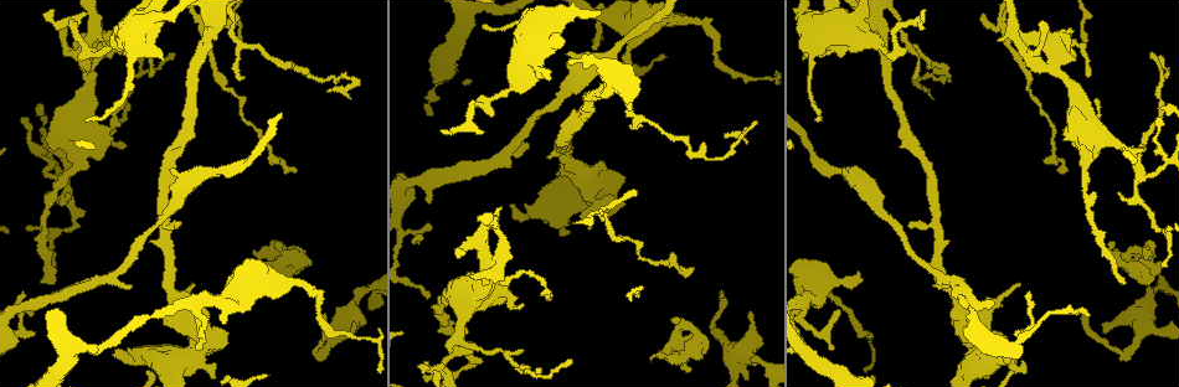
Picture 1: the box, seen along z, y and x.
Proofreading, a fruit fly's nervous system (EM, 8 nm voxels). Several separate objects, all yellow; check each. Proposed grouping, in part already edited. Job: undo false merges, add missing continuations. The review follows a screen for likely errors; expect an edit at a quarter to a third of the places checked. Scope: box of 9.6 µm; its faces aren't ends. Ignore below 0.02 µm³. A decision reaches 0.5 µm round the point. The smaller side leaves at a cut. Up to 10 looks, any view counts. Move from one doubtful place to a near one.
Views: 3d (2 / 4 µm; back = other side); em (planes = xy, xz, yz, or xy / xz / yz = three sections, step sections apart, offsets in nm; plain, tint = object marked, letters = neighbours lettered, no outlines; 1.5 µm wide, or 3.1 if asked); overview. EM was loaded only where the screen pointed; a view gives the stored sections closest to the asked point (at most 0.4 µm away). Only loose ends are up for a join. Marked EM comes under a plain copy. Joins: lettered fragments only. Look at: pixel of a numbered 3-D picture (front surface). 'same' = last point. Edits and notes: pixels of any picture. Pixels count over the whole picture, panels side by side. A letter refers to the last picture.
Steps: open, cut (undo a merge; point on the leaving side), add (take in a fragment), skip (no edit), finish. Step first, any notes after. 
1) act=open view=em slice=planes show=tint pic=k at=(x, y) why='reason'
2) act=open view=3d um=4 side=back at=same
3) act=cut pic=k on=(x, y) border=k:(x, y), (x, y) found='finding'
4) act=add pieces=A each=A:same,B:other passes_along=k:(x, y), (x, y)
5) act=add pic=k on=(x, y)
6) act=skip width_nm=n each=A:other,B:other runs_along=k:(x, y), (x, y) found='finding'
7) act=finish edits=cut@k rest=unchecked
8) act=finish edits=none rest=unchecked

act=open view=em slice=yz step=4 show=tint pic=1 at=(838, 309) why='an open end'

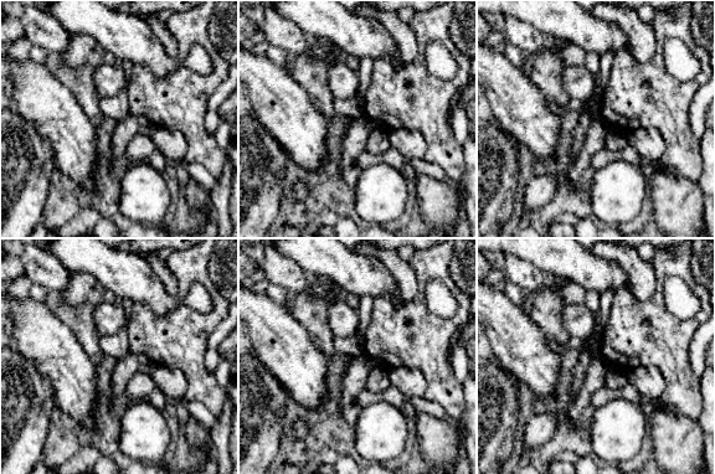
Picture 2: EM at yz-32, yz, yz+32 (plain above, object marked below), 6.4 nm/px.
act=open view=em slice=planes show=letters at=same

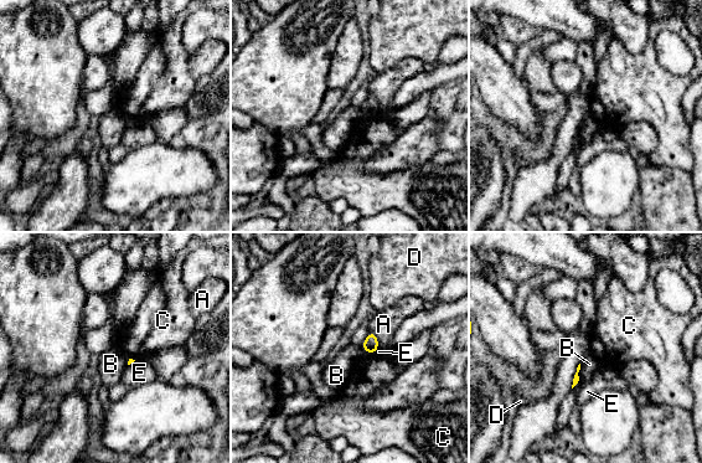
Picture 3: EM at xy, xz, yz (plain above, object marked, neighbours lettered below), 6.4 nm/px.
act=skip each=A:other,B:other,C:other,D:other,E:other found='no lettered fragment goes on from it'

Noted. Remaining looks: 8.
act=open view=3d um=2 pic=1 at=(719, 337) why='abrupt turn'

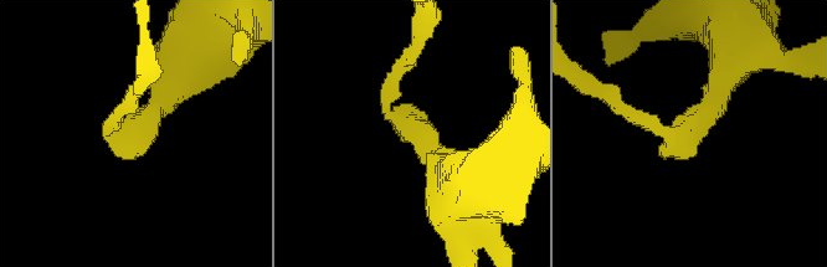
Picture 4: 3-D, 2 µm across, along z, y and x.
act=open view=em slice=xz step=8 show=tint pic=4 at=(683, 138) why='need the tissue'

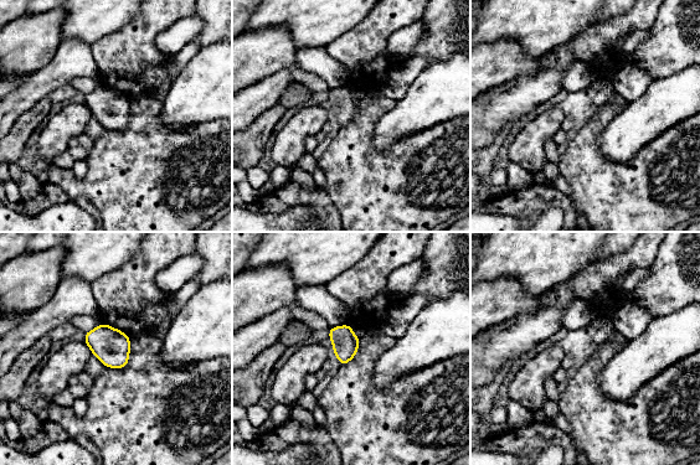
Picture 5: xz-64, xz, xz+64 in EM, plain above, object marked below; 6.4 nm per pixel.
act=open view=em slice=planes show=letters at=same

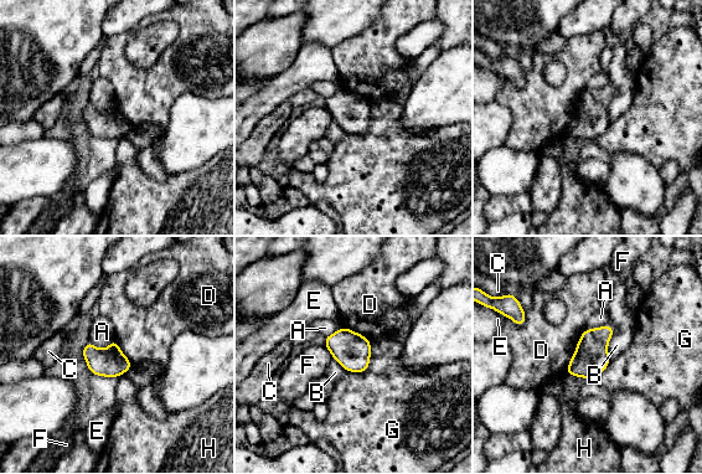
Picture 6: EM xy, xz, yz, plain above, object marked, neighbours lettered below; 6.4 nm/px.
act=skip each=A:other,B:other,C:other,D:other,E:other,F:other,G:other,H:other border=6:(608, 324), (613, 328), (609, 359) found='all the same neuron'

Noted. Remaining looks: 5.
act=open view=em slice=planes show=letters pic=1 at=(522, 306) why='thin end'

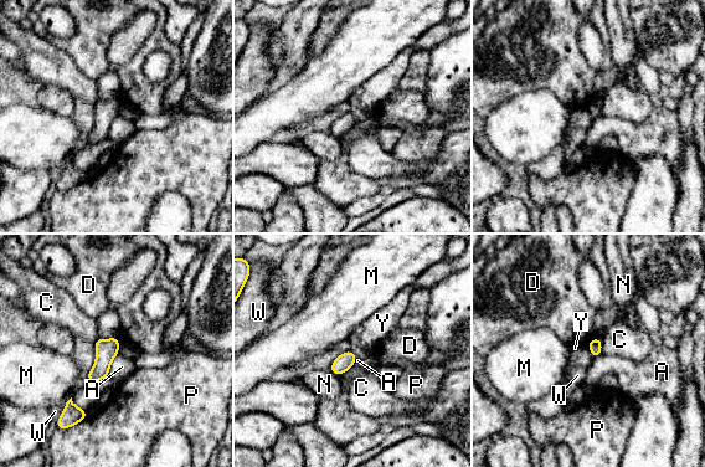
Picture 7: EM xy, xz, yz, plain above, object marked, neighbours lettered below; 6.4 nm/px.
act=skip each=A:other,C:other,D:other,M:other,N:other,P:other,W:other,Y:other border=7:(118, 353), (107, 375) found='no lettered fragment goes on from it'

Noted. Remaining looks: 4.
act=open view=3d um=2 pic=1 at=(994, 303) why='branch stops here'

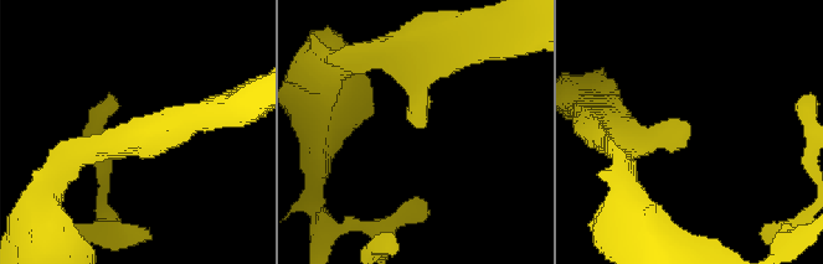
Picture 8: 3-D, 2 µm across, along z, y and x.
act=open view=em slice=yz step=8 show=tint pic=8 at=(412, 124) why='shape alone is not enough'

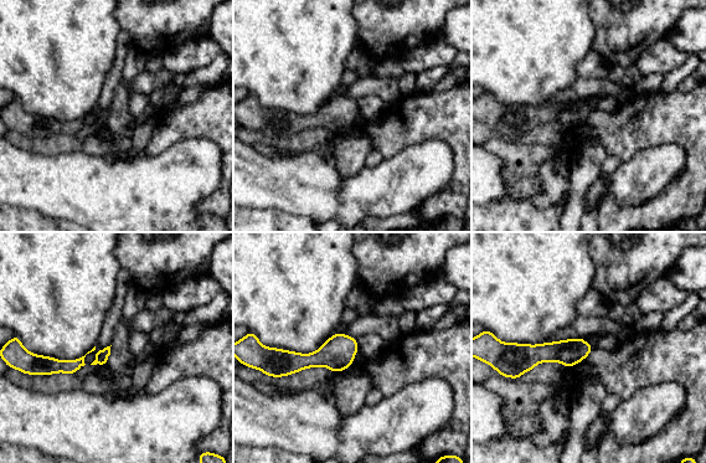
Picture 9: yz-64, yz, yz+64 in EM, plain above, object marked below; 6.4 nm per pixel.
act=open view=em slice=planes show=letters at=same why='cut it another way'

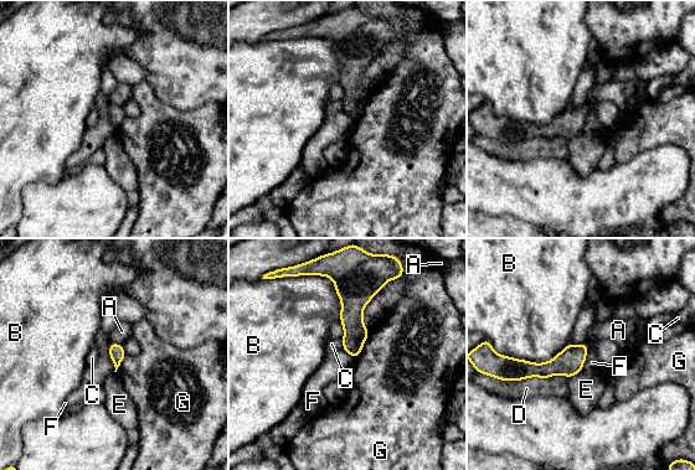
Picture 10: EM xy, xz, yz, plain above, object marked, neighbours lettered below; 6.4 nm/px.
act=skip longest_contact=B:460nm each=A:other,B:other,C:other,D:other,E:other,F:other,G:other border=10:(109, 342), (109, 359), (114, 371) found='none of them fits'

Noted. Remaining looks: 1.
act=finish edits=none rest=unchecked

